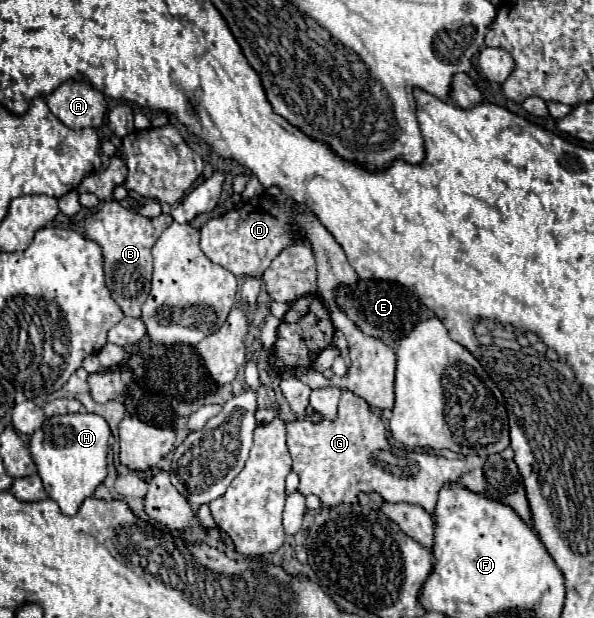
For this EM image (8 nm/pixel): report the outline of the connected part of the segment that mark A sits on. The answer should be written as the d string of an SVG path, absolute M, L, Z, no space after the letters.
M66 81L46 97L50 111L72 129L100 127L106 115L106 99L88 83Z

